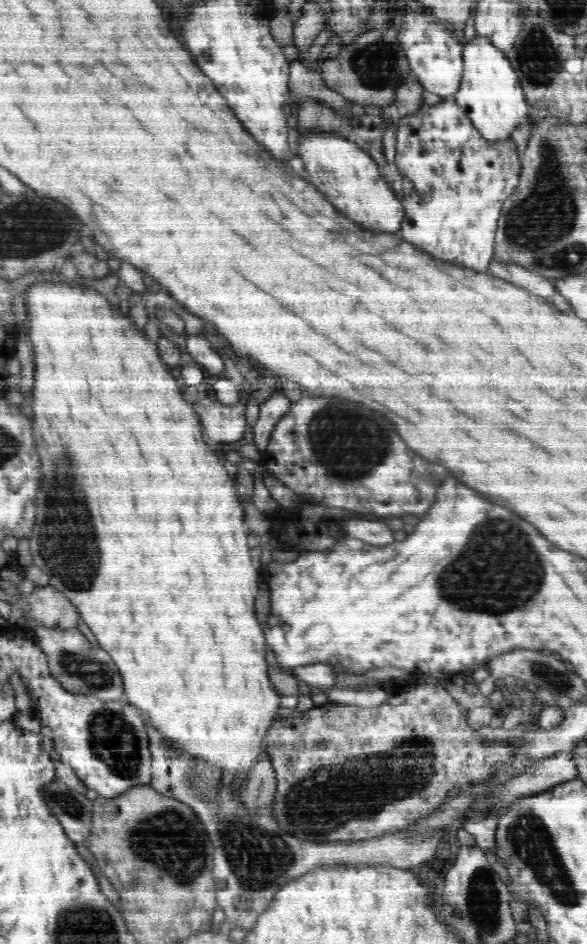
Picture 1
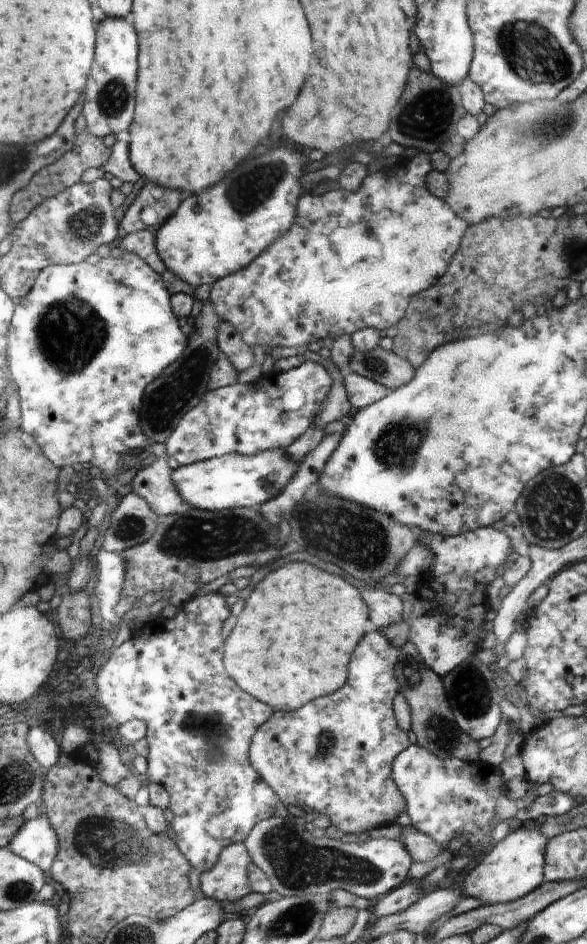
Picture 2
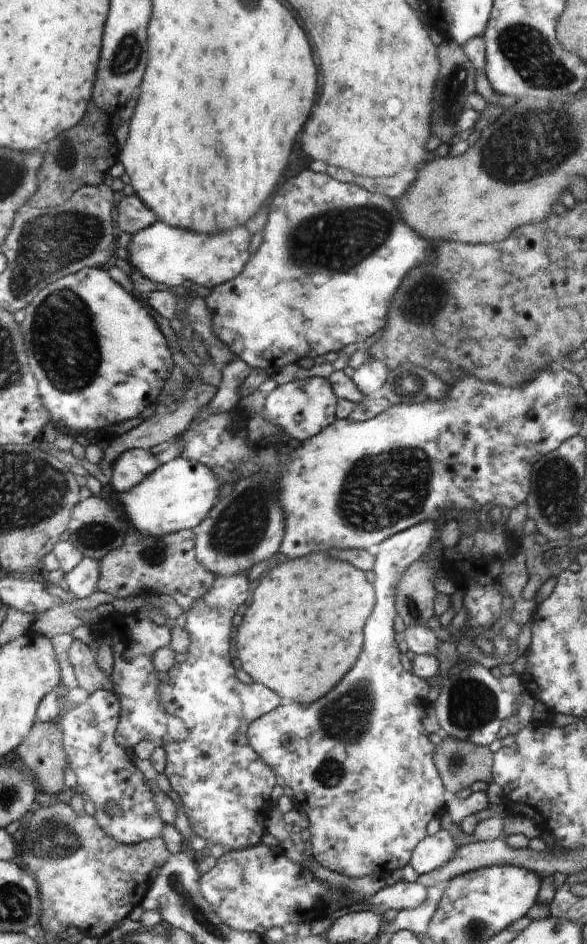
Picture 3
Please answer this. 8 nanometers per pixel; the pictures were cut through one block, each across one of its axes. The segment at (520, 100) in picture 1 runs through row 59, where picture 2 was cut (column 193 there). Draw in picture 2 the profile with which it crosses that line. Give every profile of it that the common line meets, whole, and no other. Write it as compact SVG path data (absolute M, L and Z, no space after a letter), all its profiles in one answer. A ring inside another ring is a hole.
M285 449L258 452L258 454L252 454L252 456L230 453L221 457L179 466L173 470L172 480L174 480L174 490L182 496L184 503L193 506L196 510L214 512L242 507L258 508L261 503L276 497L276 494L280 494L286 488L286 484L292 480L292 476L295 474L297 466L298 463L287 456Z

